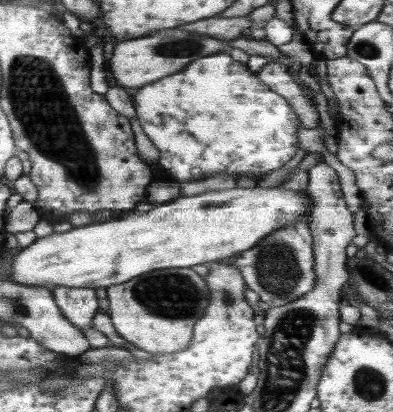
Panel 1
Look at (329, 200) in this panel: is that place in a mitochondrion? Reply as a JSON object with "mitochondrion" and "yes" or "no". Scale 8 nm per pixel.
{"mitochondrion":"no"}

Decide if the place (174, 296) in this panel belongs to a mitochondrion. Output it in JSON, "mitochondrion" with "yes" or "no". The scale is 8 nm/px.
{"mitochondrion":"yes"}

